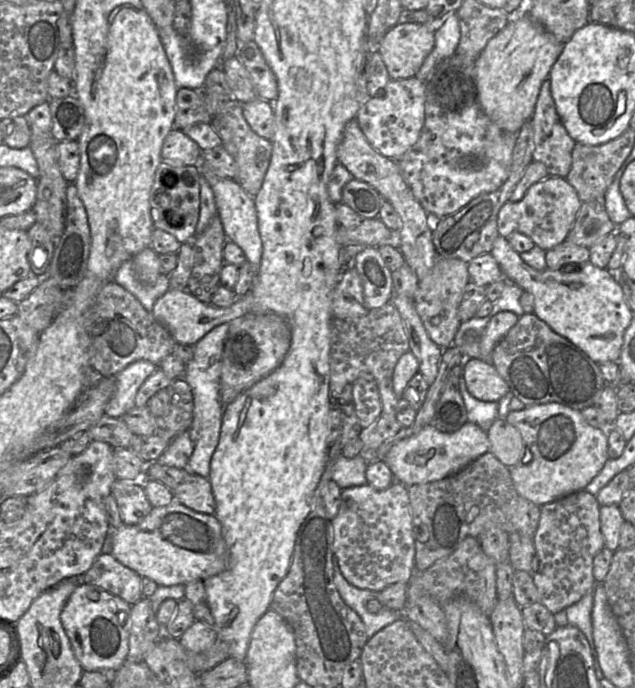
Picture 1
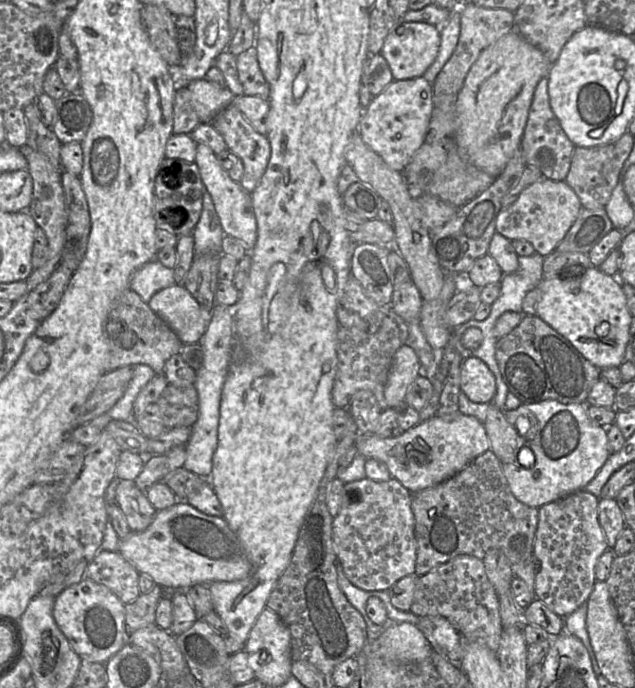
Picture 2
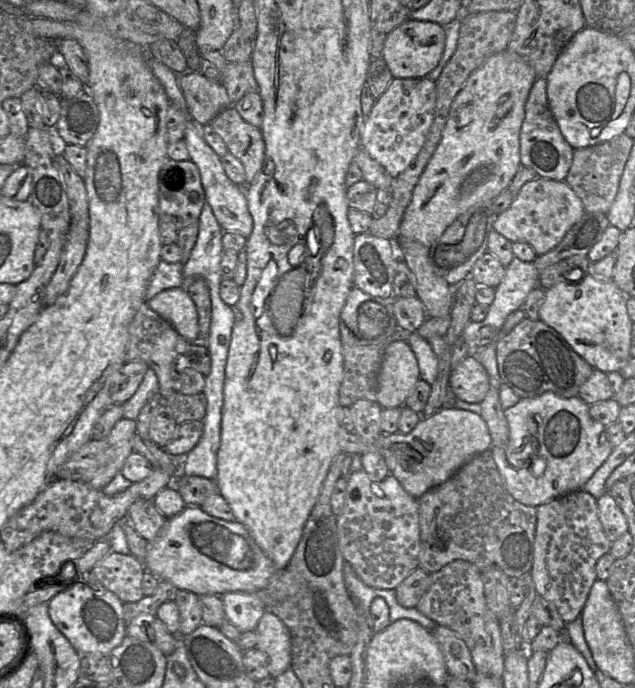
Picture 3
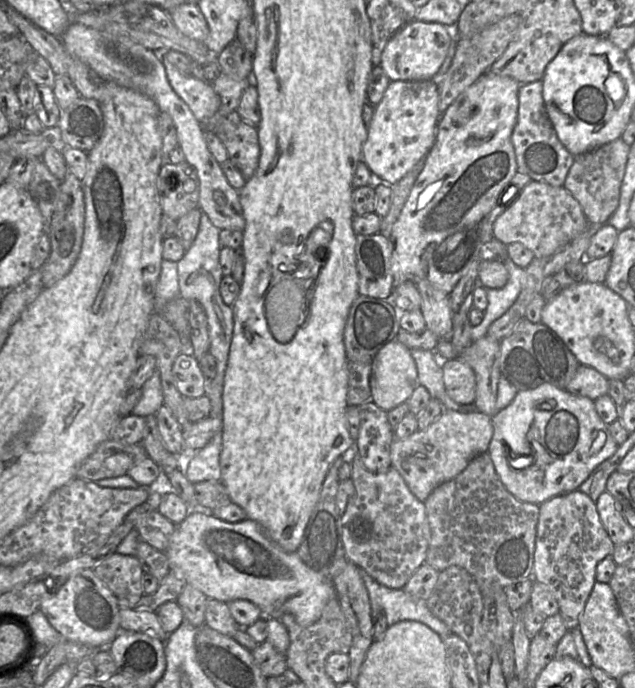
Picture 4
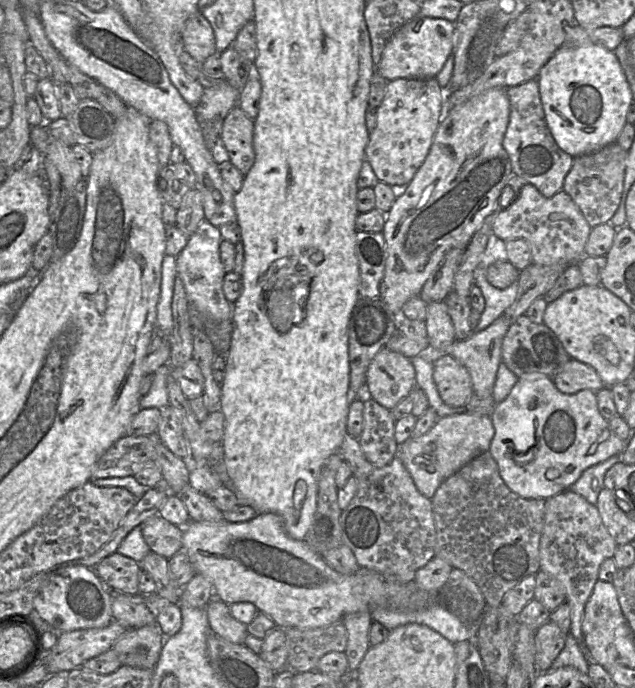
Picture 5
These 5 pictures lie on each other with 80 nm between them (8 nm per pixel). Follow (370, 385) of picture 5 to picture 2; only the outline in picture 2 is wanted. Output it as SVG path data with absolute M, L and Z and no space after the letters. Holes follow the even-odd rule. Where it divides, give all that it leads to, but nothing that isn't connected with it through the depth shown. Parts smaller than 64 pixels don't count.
M407 344L402 345L394 354L384 398L388 408L396 408L403 401L408 388L421 374L421 364L415 351Z

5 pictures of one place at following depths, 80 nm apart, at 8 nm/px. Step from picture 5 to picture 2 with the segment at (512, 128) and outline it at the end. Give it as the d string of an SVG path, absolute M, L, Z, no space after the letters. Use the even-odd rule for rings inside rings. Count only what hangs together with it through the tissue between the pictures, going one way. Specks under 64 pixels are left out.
M547 76L542 77L535 88L520 148L523 150L526 164L537 167L543 177L555 181L566 179L575 145L567 137L552 111L548 94Z

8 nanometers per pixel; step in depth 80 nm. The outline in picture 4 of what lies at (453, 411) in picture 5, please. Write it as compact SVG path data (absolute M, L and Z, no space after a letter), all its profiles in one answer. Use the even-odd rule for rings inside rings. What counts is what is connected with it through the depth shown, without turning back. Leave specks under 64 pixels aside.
M412 349L418 371L418 383L426 387L431 397L438 399L444 410L456 410L464 412L459 404L455 403L446 393L442 360L438 358L433 350Z

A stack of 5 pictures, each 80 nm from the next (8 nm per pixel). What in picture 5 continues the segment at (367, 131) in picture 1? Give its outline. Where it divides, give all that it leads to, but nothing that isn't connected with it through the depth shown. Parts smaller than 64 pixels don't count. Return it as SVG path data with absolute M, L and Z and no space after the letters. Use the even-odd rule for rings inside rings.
M435 77L398 78L387 83L385 96L376 108L376 126L365 148L365 159L380 182L397 190L410 183L428 155L444 115L445 95L446 90L440 87Z

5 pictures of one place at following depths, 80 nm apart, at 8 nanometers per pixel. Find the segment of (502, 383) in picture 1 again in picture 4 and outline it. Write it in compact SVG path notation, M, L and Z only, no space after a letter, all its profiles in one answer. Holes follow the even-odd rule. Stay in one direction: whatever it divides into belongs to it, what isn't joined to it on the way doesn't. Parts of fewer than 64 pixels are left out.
M462 359L442 361L443 381L447 395L457 404L473 404L476 398L474 370Z

